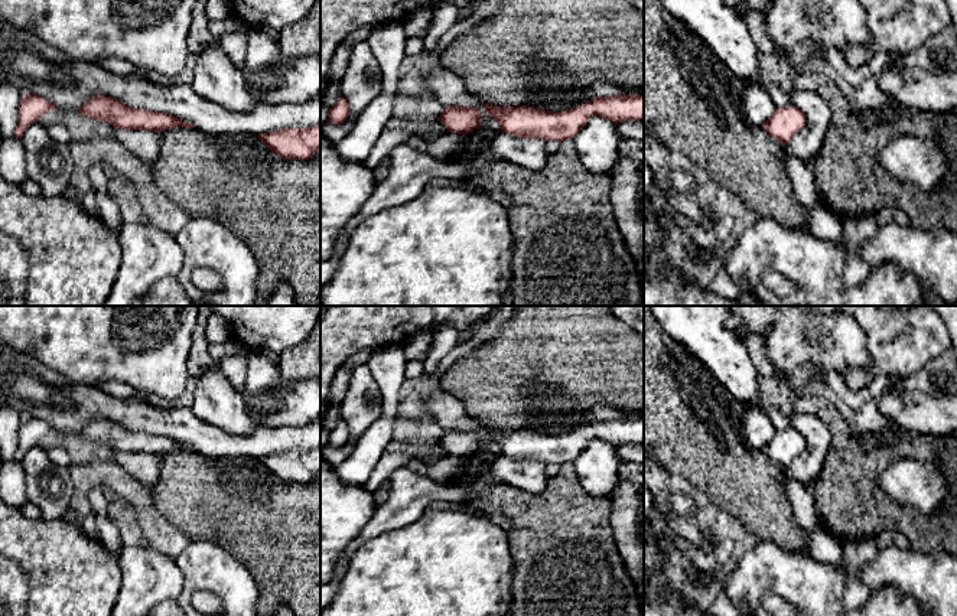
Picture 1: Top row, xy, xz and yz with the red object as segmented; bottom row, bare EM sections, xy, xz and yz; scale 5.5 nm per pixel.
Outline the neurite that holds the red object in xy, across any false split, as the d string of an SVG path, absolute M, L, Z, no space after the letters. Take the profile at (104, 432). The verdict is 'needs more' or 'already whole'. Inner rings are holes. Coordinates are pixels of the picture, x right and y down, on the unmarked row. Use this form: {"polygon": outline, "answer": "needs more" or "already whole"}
{"polygon": "M97 418L89 421L77 437L111 447L114 452L156 454L160 462L159 483L199 483L212 485L215 489L230 489L232 483L253 483L255 478L276 476L279 480L307 483L320 473L320 449L312 452L281 452L260 459L250 457L206 457L192 447L163 436L131 431L111 420Z", "answer": "needs more"}

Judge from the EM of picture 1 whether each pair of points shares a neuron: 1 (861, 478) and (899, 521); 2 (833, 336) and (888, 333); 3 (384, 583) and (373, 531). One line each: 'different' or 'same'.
1: same
2: different
3: different

